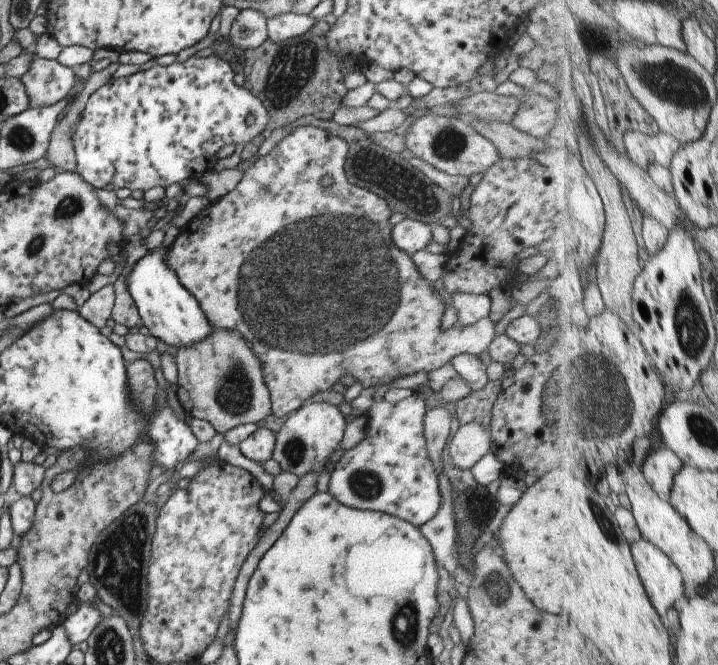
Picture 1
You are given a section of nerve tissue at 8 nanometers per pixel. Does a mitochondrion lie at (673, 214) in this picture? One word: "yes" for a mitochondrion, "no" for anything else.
no

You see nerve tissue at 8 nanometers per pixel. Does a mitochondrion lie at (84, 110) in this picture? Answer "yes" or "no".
no

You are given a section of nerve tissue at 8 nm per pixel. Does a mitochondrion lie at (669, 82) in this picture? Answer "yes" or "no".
yes

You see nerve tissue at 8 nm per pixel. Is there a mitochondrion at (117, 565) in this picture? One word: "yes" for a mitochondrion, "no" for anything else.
yes

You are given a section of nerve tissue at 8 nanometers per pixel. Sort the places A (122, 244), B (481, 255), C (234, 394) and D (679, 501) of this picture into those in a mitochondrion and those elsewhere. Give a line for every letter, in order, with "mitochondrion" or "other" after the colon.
A: other
B: other
C: mitochondrion
D: other

